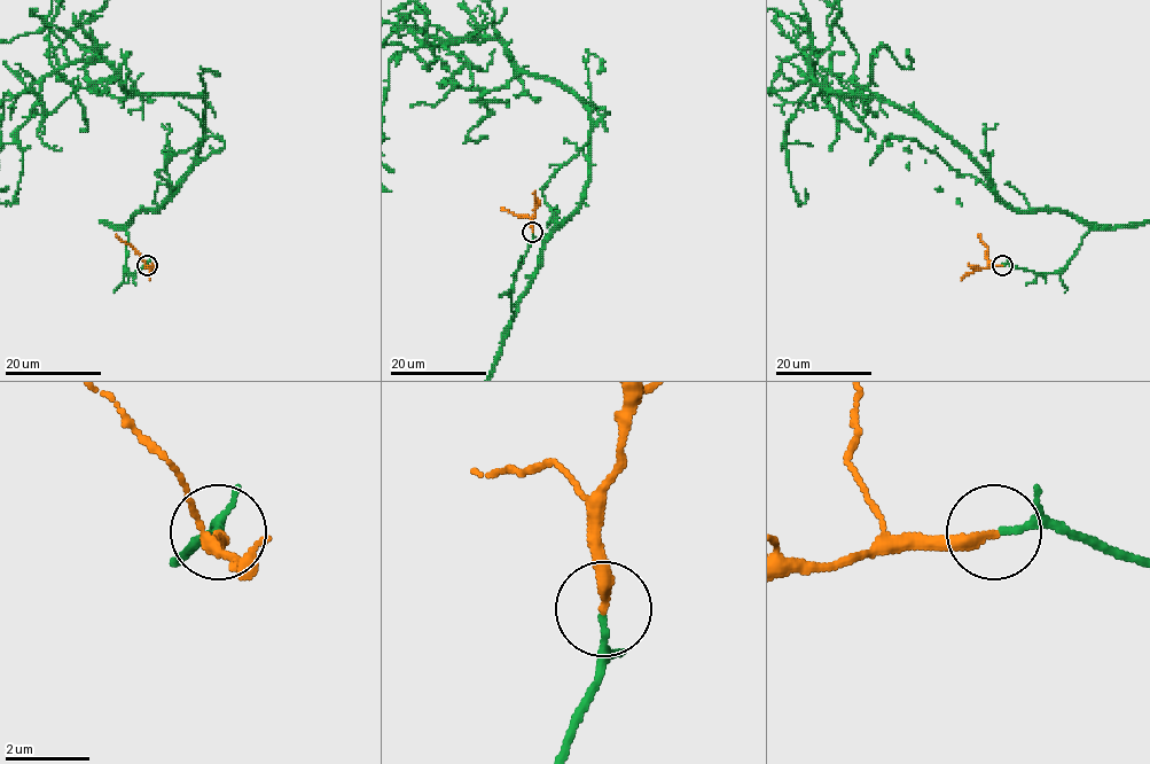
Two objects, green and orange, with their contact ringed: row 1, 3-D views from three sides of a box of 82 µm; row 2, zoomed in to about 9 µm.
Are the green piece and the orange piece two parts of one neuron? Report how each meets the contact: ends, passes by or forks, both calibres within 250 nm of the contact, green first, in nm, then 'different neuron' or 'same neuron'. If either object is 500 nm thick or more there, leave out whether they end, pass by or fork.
green passes by; orange ends there; 120 nm thick on the green side, 280 nm on the other; same neuron

